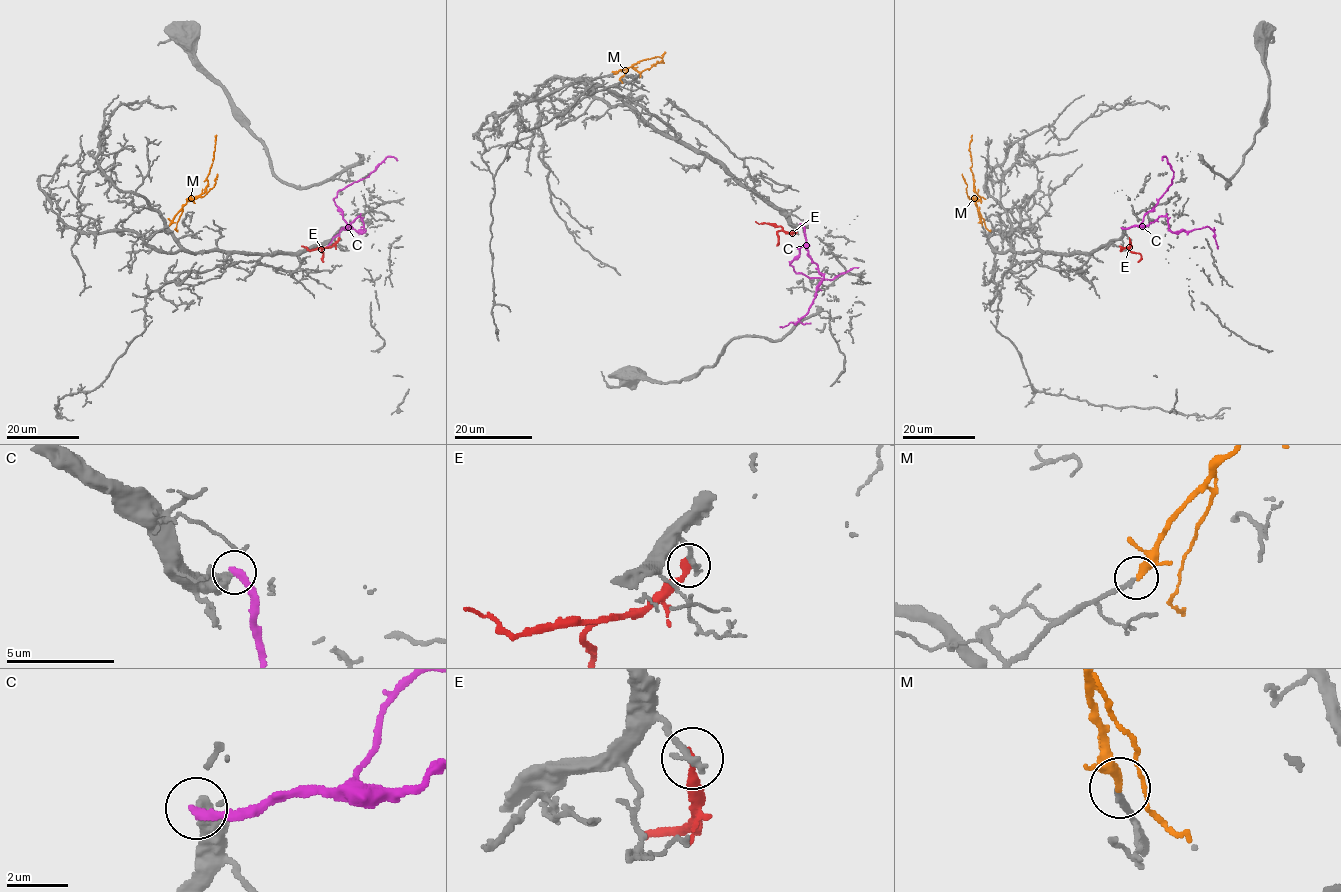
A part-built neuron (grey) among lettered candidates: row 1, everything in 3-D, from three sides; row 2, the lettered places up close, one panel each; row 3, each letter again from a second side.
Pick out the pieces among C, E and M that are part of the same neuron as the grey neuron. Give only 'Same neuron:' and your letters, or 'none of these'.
Same neuron: M

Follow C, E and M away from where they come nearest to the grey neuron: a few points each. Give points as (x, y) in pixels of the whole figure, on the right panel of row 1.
C: (1122, 227), (1146, 226), (1159, 216), (1166, 216), (1172, 232), (1208, 226), (1214, 232), (1217, 248)
E: (1129, 238), (1129, 246), (1121, 250), (1119, 246)
M: (982, 225), (975, 204), (980, 197), (974, 190), (970, 167), (972, 134)

